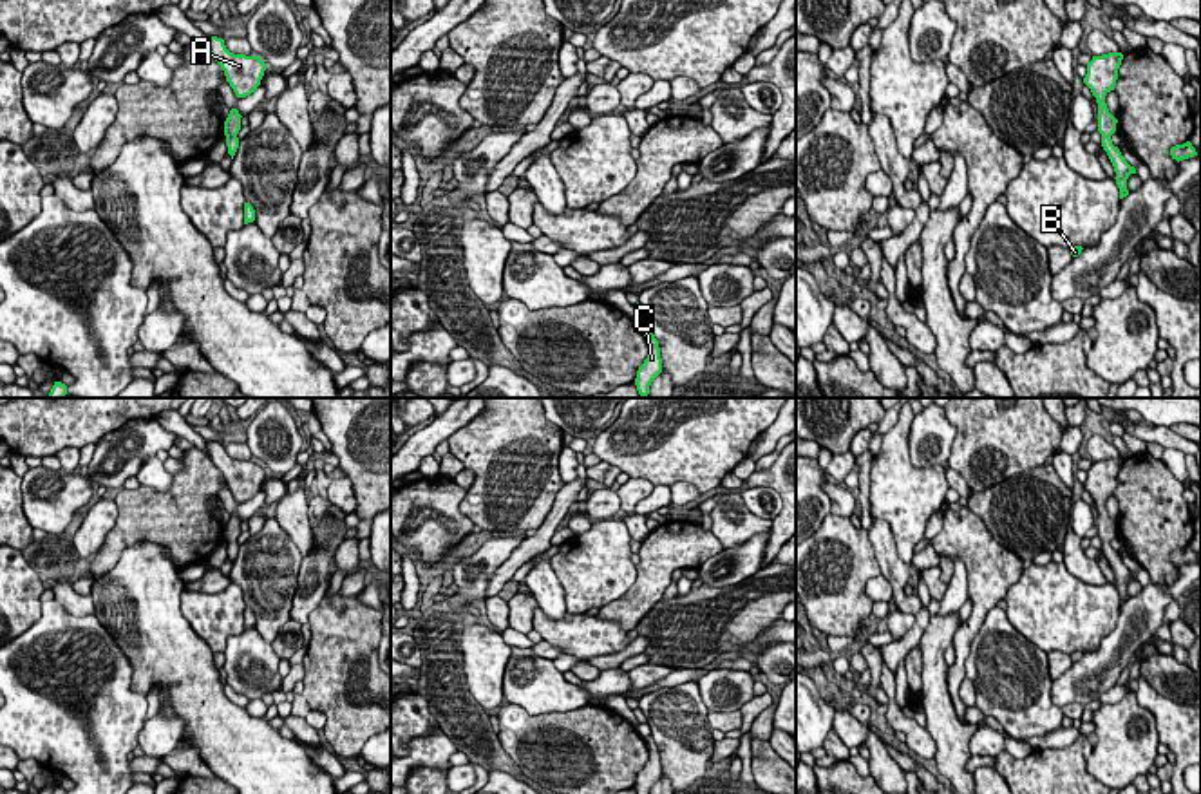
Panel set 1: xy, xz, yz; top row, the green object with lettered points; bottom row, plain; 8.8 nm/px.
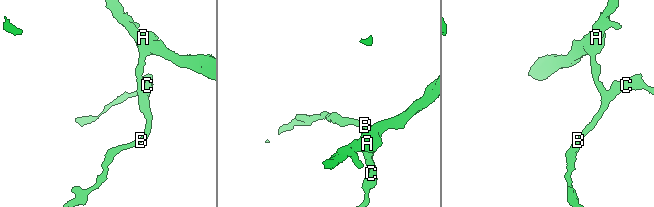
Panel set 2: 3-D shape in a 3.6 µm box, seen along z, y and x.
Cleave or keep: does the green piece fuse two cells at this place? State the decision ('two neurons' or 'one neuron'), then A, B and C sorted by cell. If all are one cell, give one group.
one neuron | A B C

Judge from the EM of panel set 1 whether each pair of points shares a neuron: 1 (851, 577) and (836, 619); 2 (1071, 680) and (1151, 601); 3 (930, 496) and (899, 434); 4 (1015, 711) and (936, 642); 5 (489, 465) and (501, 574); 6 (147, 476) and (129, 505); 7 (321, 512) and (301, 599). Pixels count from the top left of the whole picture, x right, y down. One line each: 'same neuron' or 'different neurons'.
1: same neuron
2: same neuron
3: same neuron
4: different neurons
5: different neurons
6: different neurons
7: same neuron

